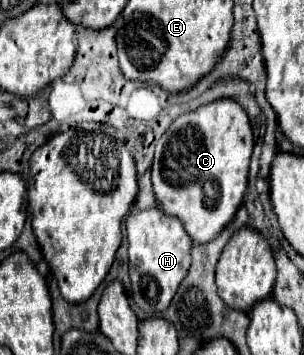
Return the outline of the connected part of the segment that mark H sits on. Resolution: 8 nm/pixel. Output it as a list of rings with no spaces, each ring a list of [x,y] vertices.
[[[160,206],[128,216],[126,228],[132,298],[136,306],[140,306],[144,312],[164,312],[170,306],[180,282],[188,274],[192,240],[186,234],[184,224],[176,216],[164,214]]]

